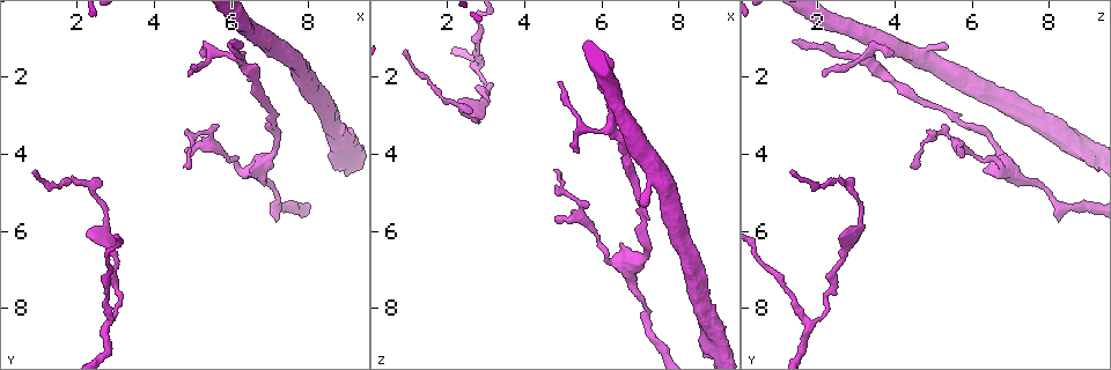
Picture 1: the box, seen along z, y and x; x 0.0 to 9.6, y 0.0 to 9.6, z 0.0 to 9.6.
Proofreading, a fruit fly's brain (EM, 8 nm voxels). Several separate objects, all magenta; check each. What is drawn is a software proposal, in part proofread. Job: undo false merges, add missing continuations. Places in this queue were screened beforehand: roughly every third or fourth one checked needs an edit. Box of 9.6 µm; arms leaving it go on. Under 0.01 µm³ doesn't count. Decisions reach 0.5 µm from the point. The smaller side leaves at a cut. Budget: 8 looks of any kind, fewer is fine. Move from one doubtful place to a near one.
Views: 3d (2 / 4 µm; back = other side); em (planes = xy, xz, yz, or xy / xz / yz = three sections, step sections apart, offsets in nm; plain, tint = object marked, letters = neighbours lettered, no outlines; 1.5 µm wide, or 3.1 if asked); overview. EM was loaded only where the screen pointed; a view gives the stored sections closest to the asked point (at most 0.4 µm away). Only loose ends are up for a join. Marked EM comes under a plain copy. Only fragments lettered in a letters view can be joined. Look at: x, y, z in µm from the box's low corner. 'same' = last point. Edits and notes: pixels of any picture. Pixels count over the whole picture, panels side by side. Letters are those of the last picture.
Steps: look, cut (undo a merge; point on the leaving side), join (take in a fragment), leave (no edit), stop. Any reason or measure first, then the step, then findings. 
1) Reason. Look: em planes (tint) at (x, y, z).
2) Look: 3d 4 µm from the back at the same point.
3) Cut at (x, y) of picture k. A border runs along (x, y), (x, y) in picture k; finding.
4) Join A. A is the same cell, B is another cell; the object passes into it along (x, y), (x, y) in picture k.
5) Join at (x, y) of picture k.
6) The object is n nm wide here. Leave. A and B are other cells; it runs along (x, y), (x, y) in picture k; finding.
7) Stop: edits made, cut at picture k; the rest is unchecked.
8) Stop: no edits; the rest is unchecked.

Branch stops here. Look: em xz step 4 (tint) at (7.15, 1.30, 5.45).

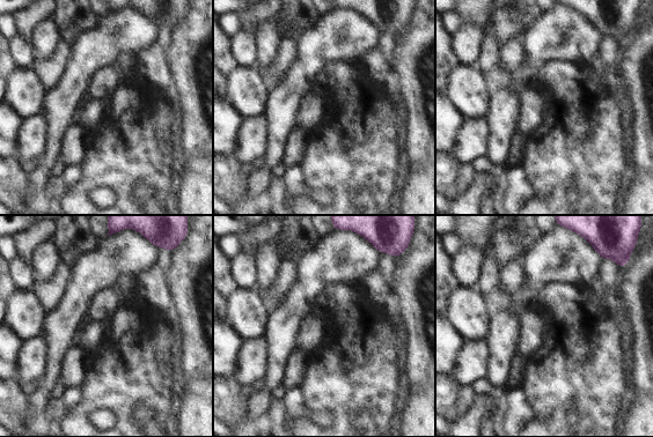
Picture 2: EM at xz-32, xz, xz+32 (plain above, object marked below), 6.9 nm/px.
Cut it another way. Look: em planes (letters) at the same point.

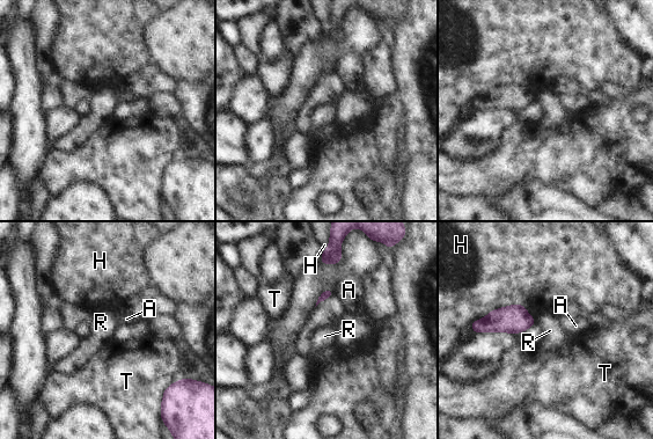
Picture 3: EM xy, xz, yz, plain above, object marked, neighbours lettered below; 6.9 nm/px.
The object is 110 nm wide here; the longest contact is with H, 460 nm. Leave. A, H, R and T are other cells; none of them fits.

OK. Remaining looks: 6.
Free end. Look: em yz step 8 (tint) at (4.80, 4.05, 5.75).

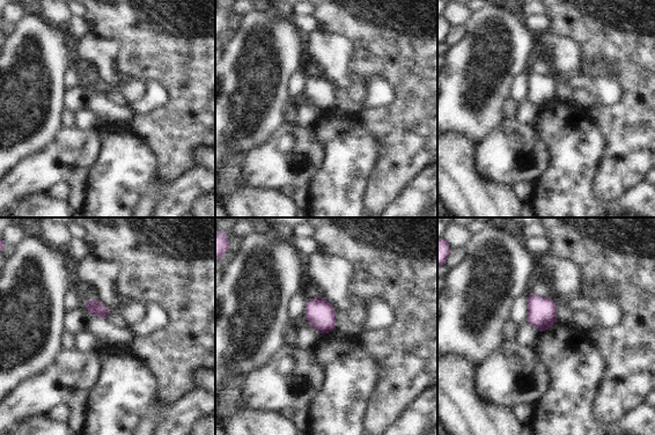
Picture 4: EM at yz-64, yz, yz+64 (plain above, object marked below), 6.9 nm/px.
Another direction. Look: em planes (letters) at the same point.

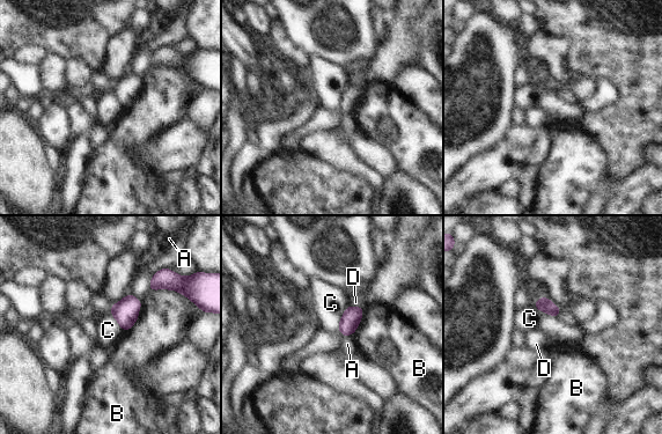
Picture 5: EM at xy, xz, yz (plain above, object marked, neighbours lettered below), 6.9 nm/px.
The object is 100 nm wide here. Leave. A, B, C and D are other cells; a border runs along (348, 306), (340, 318), (338, 331) in picture 5; none of them fits.

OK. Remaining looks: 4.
Tapers out. Look: 3d 2 µm from the back at (0.85, 4.40, 1.35).

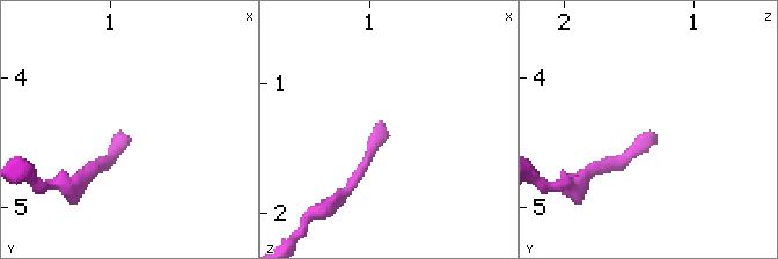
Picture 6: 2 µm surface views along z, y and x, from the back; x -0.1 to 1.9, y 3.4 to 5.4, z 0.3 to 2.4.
Look: em planes (letters) at (0.90, 4.42, 1.32).

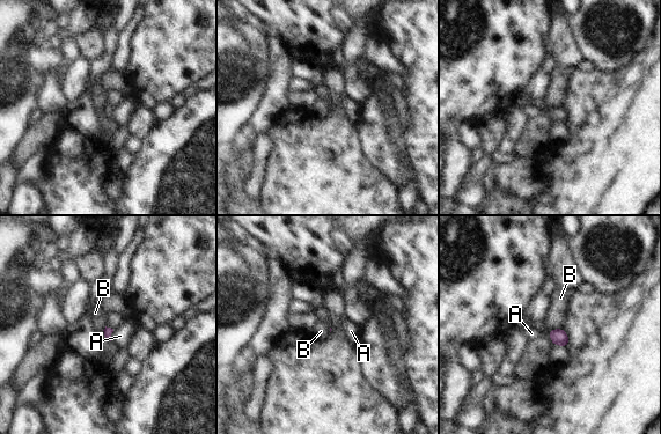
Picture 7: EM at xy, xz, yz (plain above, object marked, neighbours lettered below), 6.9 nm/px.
Leave. A and B are other cells; no lettered fragment goes on from it.

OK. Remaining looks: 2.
Stop: no edits; the rest is unchecked.

